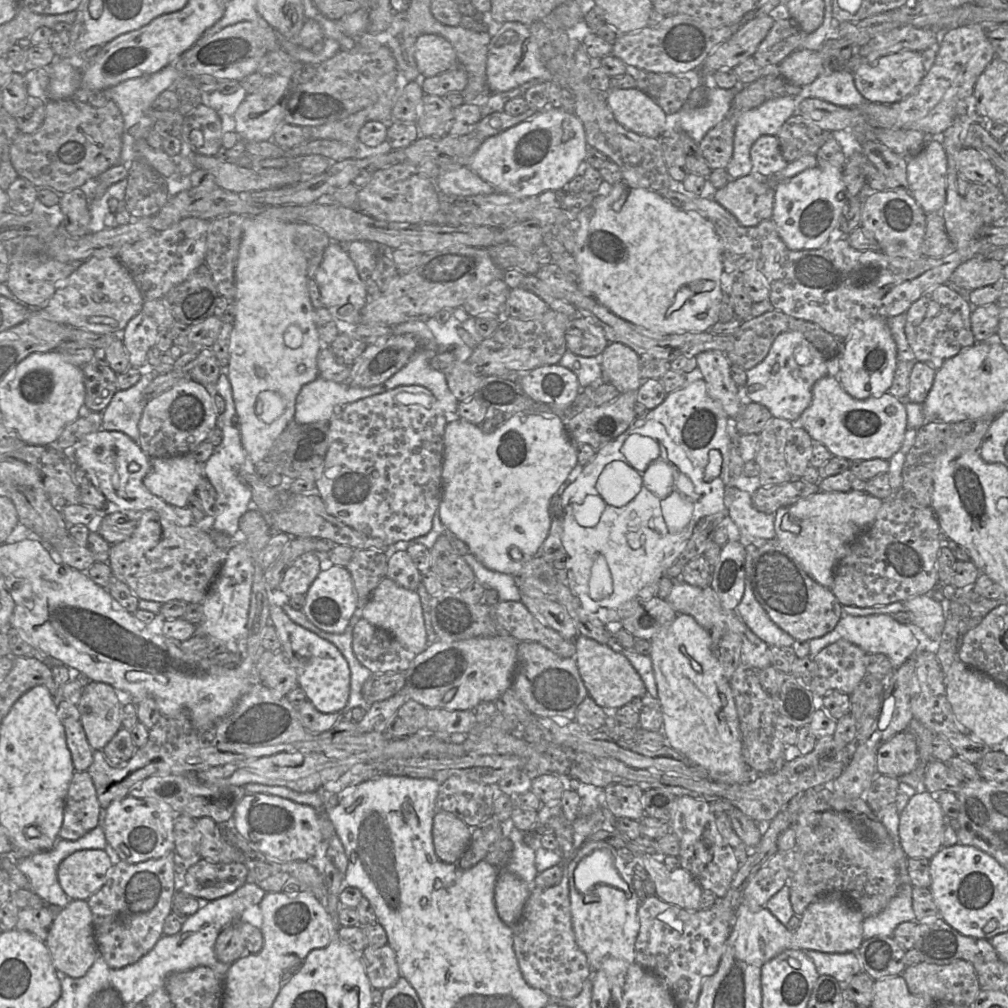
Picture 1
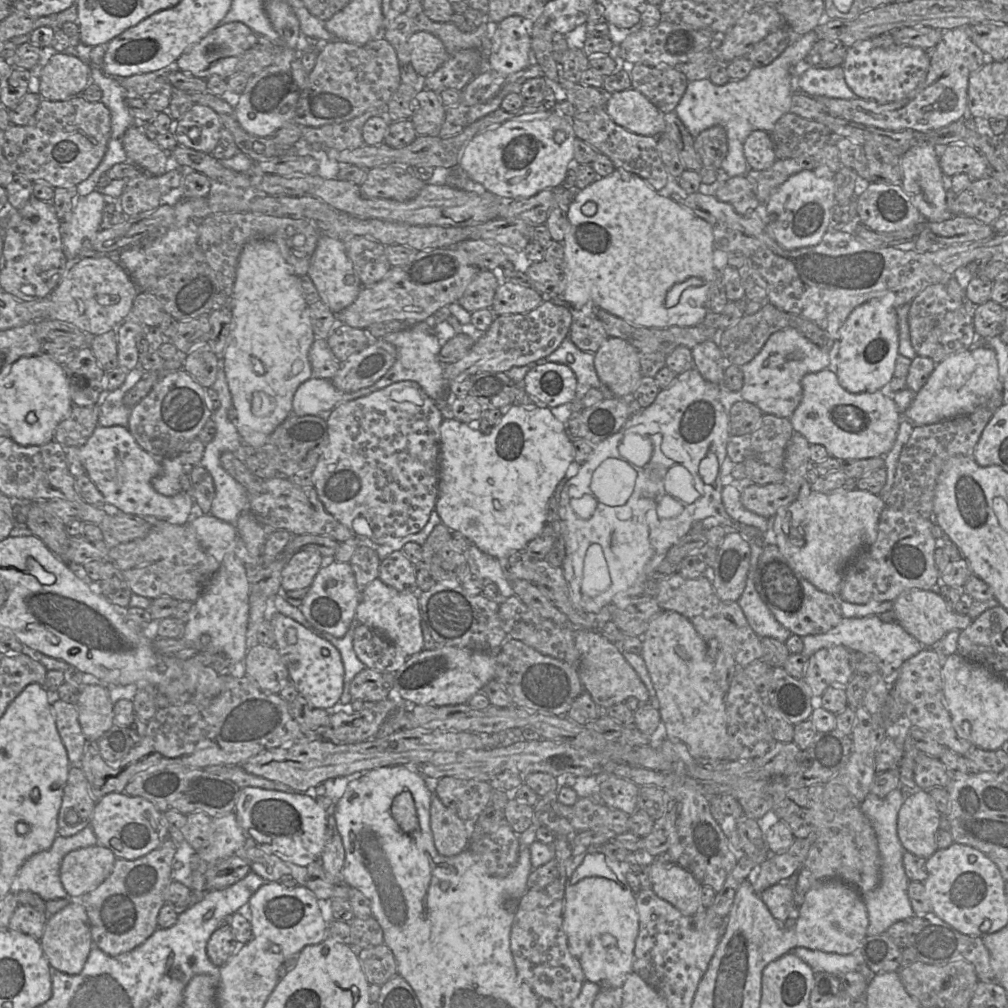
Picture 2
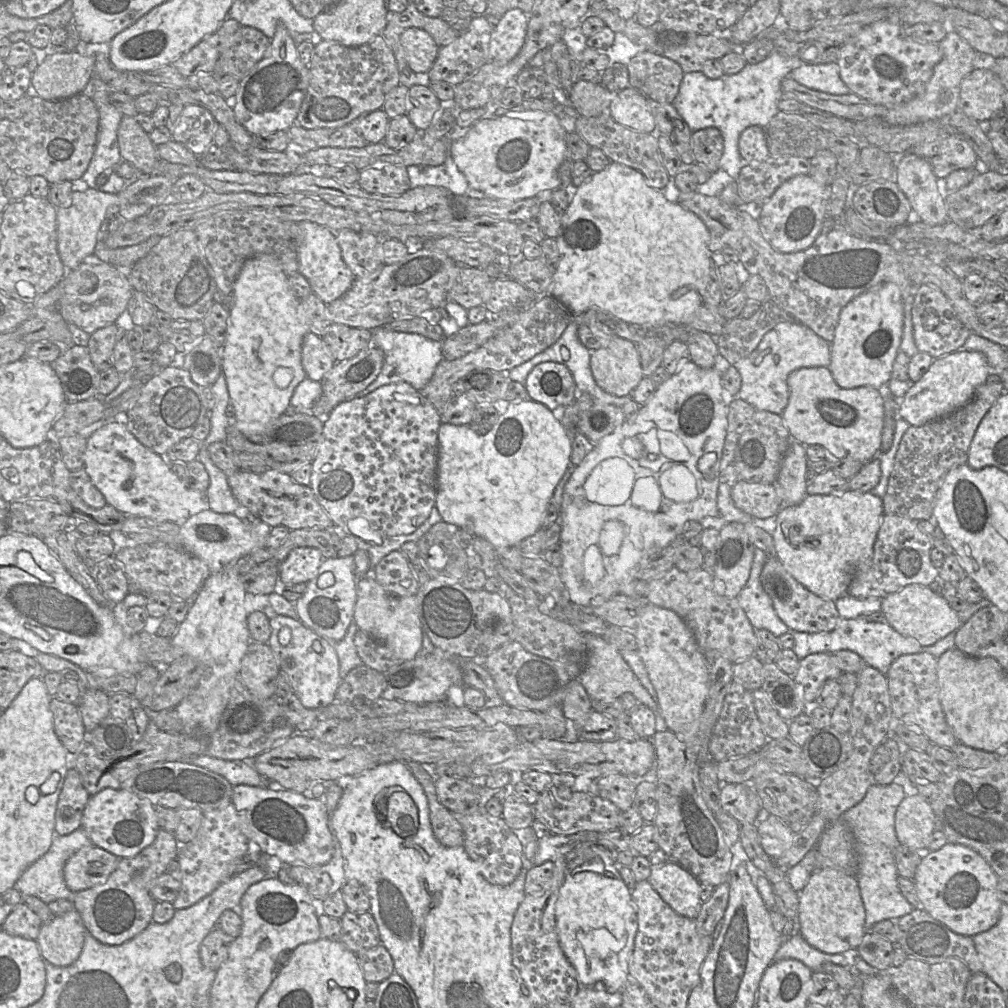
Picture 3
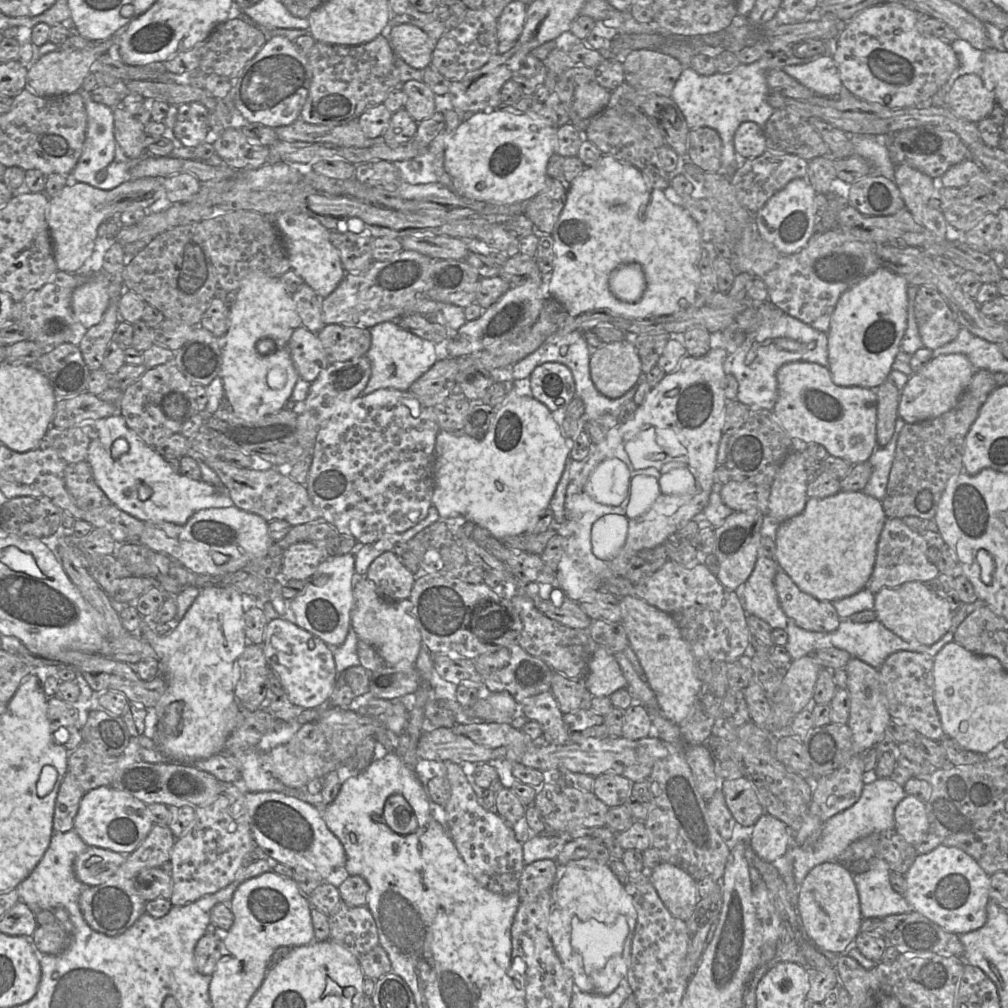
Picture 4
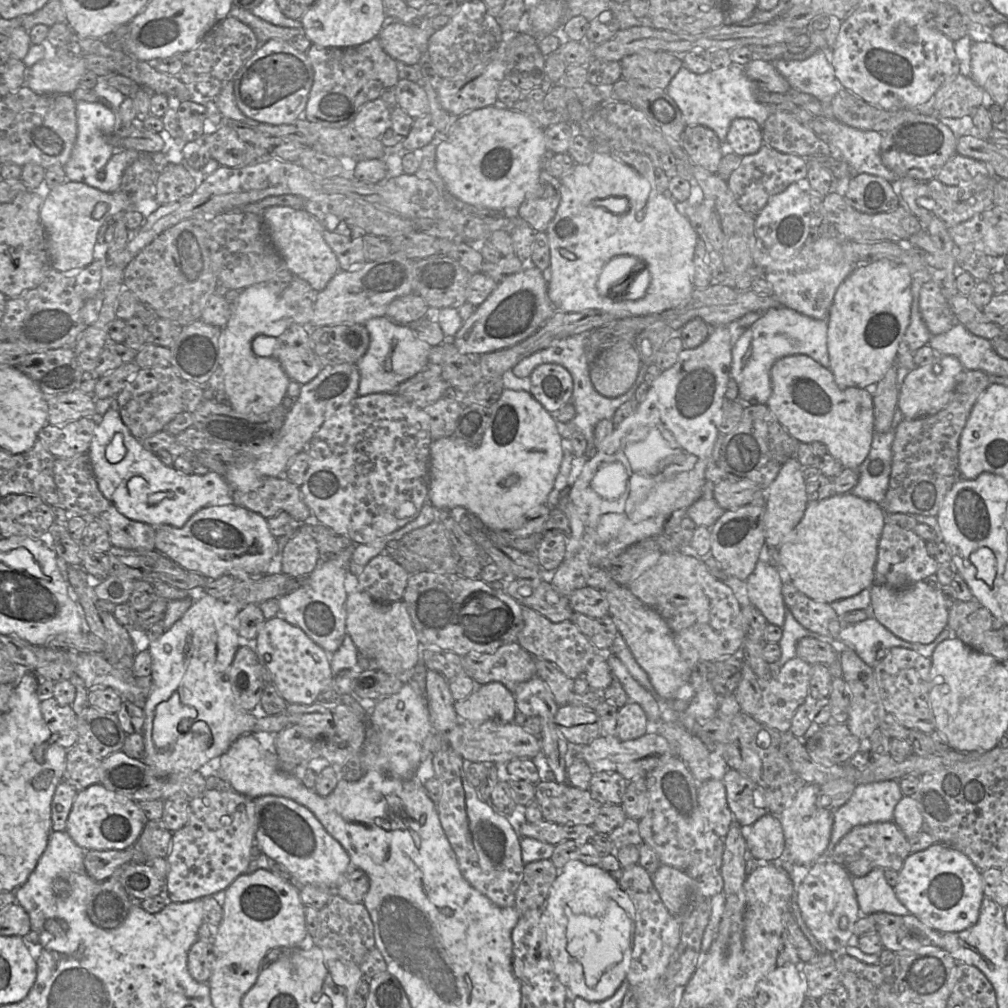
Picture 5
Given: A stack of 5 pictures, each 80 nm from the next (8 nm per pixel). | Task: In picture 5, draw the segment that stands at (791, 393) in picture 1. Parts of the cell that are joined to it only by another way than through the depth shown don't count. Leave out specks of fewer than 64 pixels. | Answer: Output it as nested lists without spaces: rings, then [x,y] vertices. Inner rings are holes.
[[[787,307],[769,308],[755,321],[732,347],[731,378],[739,387],[739,398],[744,407],[752,404],[766,404],[772,385],[770,372],[780,358],[795,354],[811,357],[823,367],[830,369],[827,349],[828,324],[805,316]]]

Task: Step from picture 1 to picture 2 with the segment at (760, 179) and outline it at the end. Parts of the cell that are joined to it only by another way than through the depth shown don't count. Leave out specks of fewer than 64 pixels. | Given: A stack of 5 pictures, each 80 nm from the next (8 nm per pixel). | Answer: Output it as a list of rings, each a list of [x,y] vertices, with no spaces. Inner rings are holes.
[[[745,175],[729,178],[716,191],[715,197],[730,204],[740,215],[751,214],[760,205]]]

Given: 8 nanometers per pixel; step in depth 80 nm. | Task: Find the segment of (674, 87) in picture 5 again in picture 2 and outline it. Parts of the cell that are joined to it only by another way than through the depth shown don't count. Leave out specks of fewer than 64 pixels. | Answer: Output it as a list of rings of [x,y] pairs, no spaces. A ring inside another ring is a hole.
[[[816,31],[805,35],[793,35],[793,41],[769,65],[753,67],[742,80],[730,80],[724,85],[715,85],[709,79],[689,81],[686,91],[675,108],[675,112],[693,138],[702,131],[719,125],[727,135],[728,151],[721,169],[729,178],[745,175],[749,165],[745,159],[743,145],[748,135],[755,130],[771,132],[776,121],[790,112],[794,93],[794,66],[805,62],[807,55],[819,40]]]

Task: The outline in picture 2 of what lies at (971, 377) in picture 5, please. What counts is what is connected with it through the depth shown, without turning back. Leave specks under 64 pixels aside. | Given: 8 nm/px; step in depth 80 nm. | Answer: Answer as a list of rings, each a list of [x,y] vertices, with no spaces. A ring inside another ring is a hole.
[[[997,391],[971,414],[942,420],[929,425],[914,426],[909,440],[903,446],[886,506],[902,511],[914,511],[933,519],[933,506],[937,478],[946,463],[958,456],[972,456],[985,426],[1003,404],[1003,391]]]

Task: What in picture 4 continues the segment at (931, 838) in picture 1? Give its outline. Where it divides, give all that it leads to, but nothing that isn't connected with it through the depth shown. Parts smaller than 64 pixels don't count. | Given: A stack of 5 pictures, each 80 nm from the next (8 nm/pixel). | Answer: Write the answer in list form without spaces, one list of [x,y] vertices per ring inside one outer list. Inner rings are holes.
[[[906,795],[894,811],[895,830],[907,843],[919,845],[929,832],[925,804],[913,795]]]

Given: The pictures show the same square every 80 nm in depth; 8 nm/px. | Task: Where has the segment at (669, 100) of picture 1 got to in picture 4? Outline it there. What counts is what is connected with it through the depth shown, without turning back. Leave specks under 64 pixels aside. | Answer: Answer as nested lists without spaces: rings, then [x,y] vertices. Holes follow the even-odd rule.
[[[633,50],[623,63],[624,77],[642,93],[671,97],[674,85],[683,71],[674,57],[659,50]]]

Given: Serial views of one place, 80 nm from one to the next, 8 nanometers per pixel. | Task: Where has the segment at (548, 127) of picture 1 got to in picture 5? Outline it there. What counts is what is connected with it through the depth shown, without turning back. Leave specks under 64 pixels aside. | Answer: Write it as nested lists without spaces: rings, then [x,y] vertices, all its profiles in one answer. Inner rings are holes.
[[[487,106],[456,117],[436,149],[436,169],[451,194],[461,201],[490,209],[519,208],[527,199],[542,195],[540,158],[547,150],[544,128],[530,116],[514,109]]]

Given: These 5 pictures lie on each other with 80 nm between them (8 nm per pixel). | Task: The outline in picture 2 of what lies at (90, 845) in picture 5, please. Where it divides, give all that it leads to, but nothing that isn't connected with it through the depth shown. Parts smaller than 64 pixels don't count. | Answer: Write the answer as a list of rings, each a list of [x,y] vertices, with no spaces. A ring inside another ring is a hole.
[[[112,792],[97,801],[90,826],[98,845],[109,849],[116,858],[124,860],[136,860],[145,856],[169,837],[168,822],[164,813],[147,799],[129,796],[125,792]]]

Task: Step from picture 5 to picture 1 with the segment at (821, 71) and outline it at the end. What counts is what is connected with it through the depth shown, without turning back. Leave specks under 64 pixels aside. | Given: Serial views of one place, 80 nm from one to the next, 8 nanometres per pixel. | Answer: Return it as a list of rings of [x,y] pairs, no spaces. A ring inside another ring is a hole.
[[[845,68],[826,70],[814,82],[801,87],[797,97],[819,98],[833,105],[853,108],[863,105],[865,98],[855,87],[853,73]]]

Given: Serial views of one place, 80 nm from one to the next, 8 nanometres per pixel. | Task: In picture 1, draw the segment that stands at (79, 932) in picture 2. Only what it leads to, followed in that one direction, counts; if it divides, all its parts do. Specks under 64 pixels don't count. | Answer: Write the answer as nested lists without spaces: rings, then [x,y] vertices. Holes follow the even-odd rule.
[[[70,900],[60,910],[53,919],[45,943],[56,971],[72,978],[83,977],[88,972],[98,956],[98,947],[92,913],[86,900]]]

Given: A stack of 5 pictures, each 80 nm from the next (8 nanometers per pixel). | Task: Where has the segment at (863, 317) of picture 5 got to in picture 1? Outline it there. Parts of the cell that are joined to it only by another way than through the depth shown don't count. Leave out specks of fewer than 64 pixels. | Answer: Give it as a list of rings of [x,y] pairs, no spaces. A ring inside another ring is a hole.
[[[873,317],[856,323],[843,342],[840,372],[837,376],[843,389],[856,400],[881,397],[891,387],[897,365],[897,347],[886,319]]]

